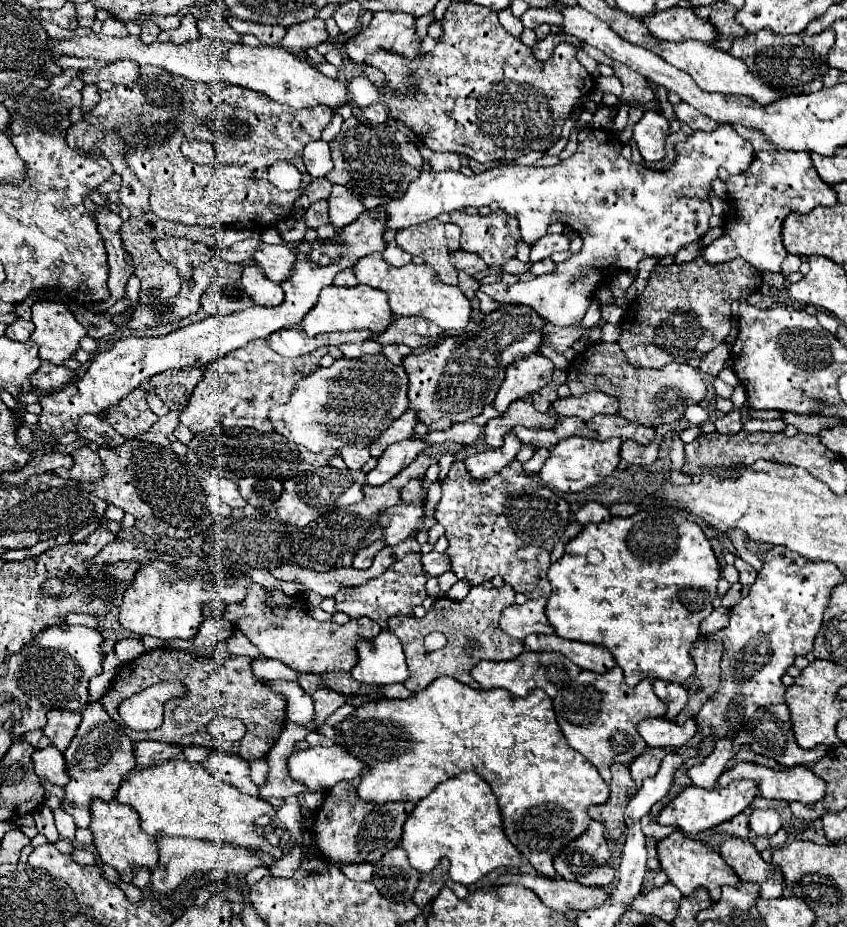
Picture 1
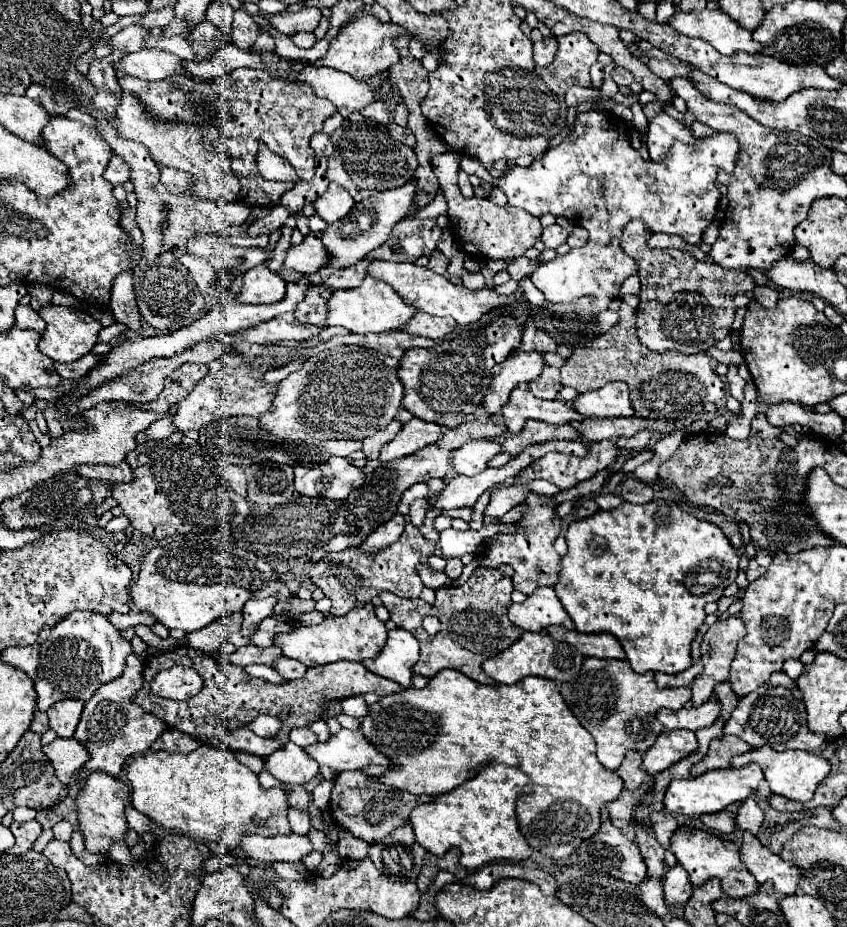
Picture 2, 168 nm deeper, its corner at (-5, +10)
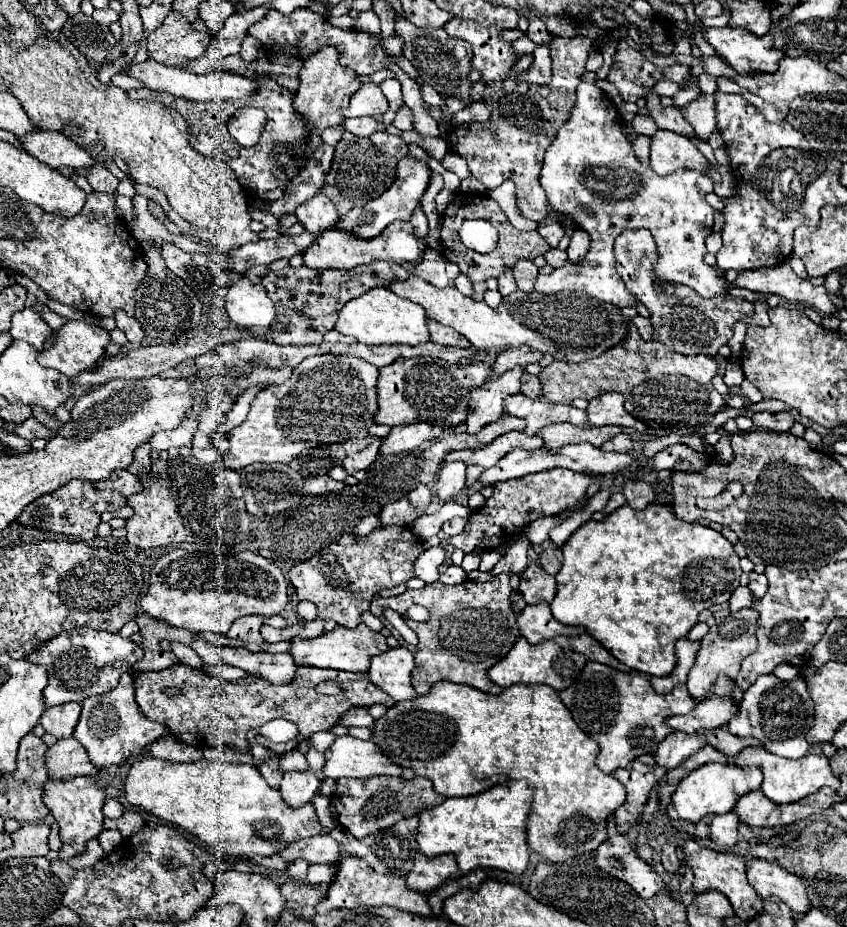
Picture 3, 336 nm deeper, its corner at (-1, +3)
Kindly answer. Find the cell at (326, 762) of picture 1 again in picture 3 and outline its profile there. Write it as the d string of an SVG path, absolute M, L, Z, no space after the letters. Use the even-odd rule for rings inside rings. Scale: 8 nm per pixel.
M339 736L325 752L323 774L327 778L369 778L369 776L401 776L401 768L383 756L377 746L353 736Z

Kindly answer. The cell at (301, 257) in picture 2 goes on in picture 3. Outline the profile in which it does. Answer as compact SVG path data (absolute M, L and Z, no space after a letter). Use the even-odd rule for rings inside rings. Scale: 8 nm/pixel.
M393 222L385 228L383 234L379 234L373 240L355 240L347 232L341 232L335 228L325 230L305 250L303 260L305 260L305 266L313 268L313 270L335 270L335 268L337 270L351 270L351 268L361 266L361 264L371 264L373 260L389 260L389 262L397 262L401 266L403 264L417 264L417 262L421 262L423 252L425 252L425 242L413 234L413 226L409 222Z

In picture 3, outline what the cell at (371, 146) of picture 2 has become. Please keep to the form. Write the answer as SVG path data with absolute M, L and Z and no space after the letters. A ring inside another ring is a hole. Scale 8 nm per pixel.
M345 130L343 138L335 146L333 164L325 178L325 184L321 186L321 192L335 202L341 216L345 216L355 206L365 206L369 200L383 194L395 180L399 160L395 160L393 156L381 152L371 144L373 142L369 142L369 138L359 138Z

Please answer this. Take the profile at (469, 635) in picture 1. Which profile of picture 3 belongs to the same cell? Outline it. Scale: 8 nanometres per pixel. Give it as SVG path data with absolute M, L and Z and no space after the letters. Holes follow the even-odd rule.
M499 574L483 584L477 584L471 580L465 580L455 586L433 582L421 590L407 590L391 598L375 596L371 602L371 614L383 622L383 626L399 640L401 646L413 652L415 656L413 680L427 682L427 684L449 680L449 682L473 686L487 694L499 694L501 688L487 678L487 670L495 662L499 662L513 648L513 644L519 638L519 630L515 624L515 612L511 610L511 594L513 594L513 588L509 586L509 574ZM411 604L425 606L429 610L429 622L419 624L415 620L409 620L405 612ZM385 606L397 610L405 618L405 622L413 628L413 632L419 638L417 646L407 644L395 632L395 628L385 620L383 616Z

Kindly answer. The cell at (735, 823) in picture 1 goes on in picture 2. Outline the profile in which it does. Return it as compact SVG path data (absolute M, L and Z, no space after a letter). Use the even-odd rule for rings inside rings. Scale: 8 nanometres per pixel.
M731 805L731 807L727 807L727 809L719 811L719 813L703 815L703 817L699 817L699 821L701 821L705 827L713 829L713 831L731 833L731 831L735 831L735 821L733 821L733 813L735 813L735 809L737 809L737 805Z

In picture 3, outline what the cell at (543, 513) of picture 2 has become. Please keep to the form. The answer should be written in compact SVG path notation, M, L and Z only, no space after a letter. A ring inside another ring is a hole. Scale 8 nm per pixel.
M529 564L521 574L521 584L519 584L519 592L523 594L527 604L537 604L541 600L551 602L555 596L555 576L547 574L543 570L541 564Z

